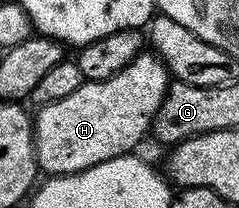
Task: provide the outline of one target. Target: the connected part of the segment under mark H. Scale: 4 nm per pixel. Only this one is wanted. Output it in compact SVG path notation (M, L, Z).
M142 51L134 61L127 63L127 67L123 67L123 71L119 71L119 75L111 75L111 79L102 81L86 81L79 91L71 91L67 99L40 106L33 121L33 145L37 148L38 170L45 175L78 173L104 161L132 154L136 150L133 148L144 137L150 136L153 120L170 84L171 74L165 62L156 52Z

